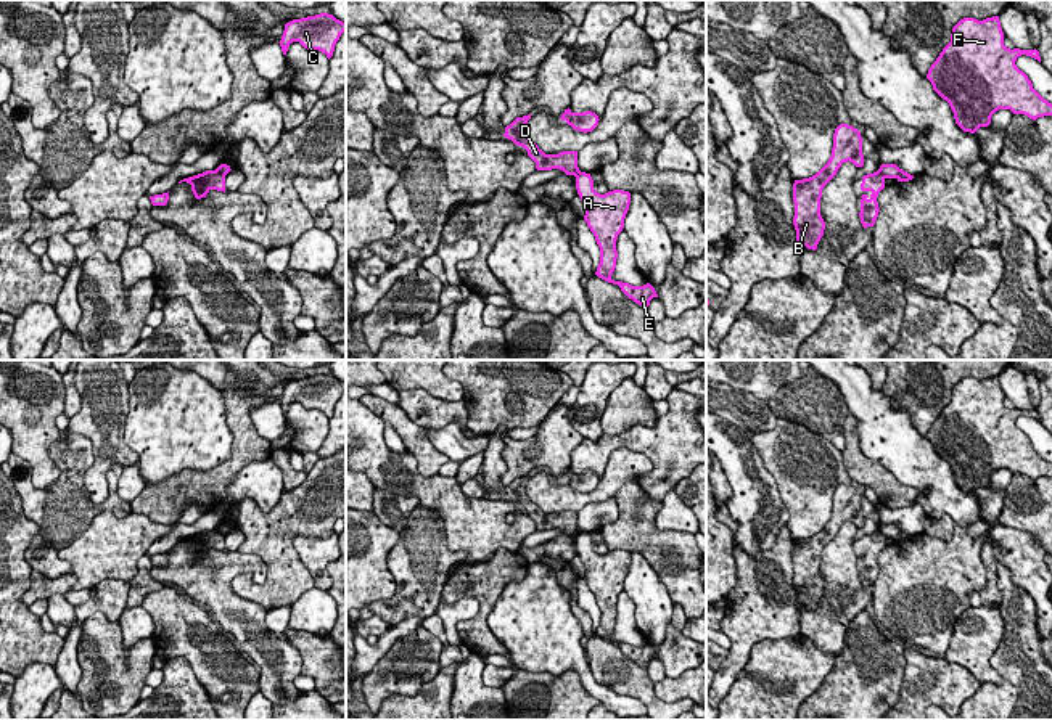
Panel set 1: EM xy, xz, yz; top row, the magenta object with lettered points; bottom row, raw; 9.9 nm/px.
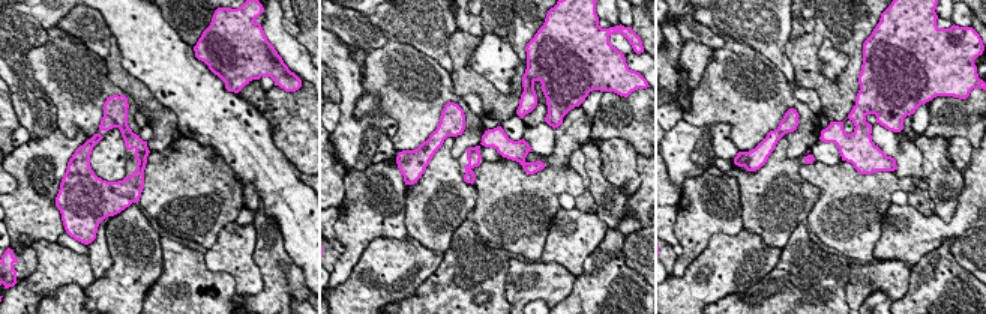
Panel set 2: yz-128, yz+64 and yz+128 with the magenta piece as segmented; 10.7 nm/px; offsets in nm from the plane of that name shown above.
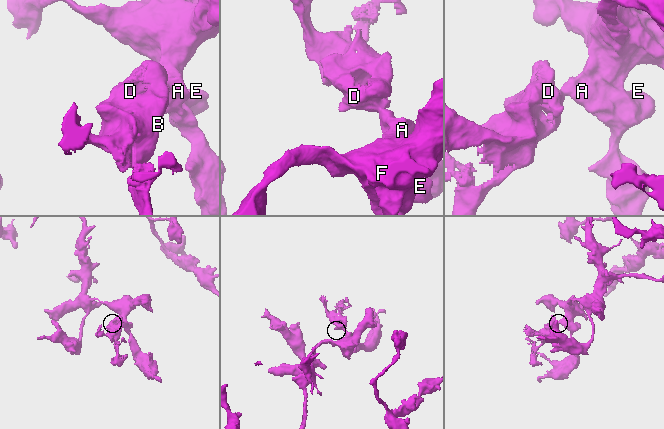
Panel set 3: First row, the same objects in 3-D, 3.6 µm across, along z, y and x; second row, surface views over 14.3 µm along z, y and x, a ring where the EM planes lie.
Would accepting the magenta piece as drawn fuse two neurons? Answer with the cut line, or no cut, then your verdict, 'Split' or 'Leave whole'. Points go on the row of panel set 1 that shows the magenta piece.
Split along yz (879, 169), (887, 177). Split

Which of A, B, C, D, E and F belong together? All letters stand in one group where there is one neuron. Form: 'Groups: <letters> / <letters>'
Groups: A C E F / B D

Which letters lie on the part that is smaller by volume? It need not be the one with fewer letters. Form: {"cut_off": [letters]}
{"cut_off": ["B", "D"]}

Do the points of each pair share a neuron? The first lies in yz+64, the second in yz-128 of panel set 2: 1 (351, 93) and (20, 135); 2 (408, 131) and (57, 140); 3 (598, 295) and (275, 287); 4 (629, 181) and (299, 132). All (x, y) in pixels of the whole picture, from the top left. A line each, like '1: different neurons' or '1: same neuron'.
1: different neurons
2: different neurons
3: same neuron
4: different neurons

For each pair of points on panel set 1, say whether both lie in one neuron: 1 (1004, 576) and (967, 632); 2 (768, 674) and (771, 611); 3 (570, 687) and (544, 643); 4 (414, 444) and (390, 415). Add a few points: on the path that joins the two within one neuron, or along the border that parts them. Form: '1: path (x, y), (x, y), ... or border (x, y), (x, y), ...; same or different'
1: border (999, 608), (1004, 635), (998, 646); different
2: border (800, 632), (760, 640), (743, 666); different
3: border (525, 669), (555, 675), (575, 670), (592, 696); different
4: path (410, 436), (398, 421); same

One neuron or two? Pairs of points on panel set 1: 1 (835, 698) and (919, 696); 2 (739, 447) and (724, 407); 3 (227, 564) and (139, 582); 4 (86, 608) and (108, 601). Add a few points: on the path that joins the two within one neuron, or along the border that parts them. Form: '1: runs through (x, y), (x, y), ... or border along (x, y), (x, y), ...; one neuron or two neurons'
1: border along (906, 659), (901, 693), (895, 703); two neurons
2: border along (723, 417), (752, 434); two neurons
3: border along (152, 566), (150, 574), (163, 585); two neurons
4: runs through (90, 606), (103, 601); one neuron

